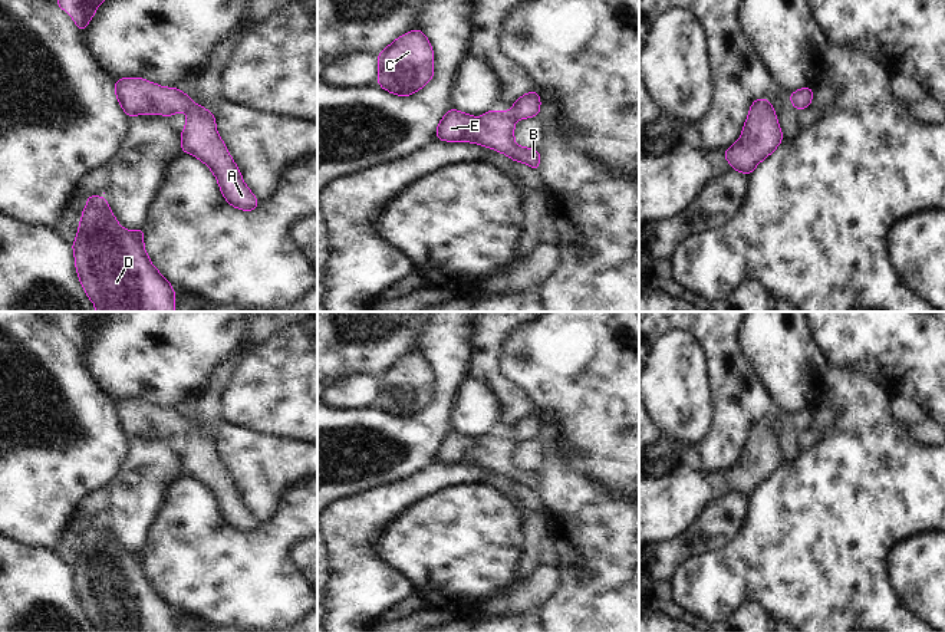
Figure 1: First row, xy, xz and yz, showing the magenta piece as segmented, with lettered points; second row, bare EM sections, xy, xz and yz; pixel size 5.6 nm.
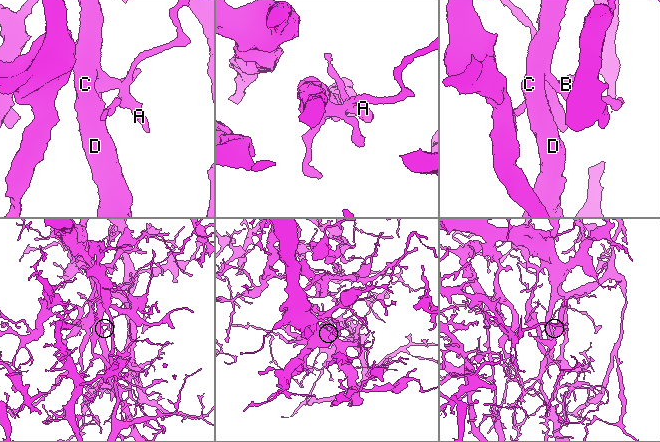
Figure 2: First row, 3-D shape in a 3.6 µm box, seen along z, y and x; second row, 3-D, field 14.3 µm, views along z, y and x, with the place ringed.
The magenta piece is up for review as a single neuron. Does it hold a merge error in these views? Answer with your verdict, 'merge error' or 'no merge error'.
merge error

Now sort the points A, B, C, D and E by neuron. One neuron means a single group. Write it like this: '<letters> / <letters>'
A / B C D E

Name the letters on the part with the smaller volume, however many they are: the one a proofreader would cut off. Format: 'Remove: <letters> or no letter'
Remove: A

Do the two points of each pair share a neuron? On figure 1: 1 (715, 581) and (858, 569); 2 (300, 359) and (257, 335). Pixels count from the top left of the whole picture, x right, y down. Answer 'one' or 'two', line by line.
1: one
2: two

